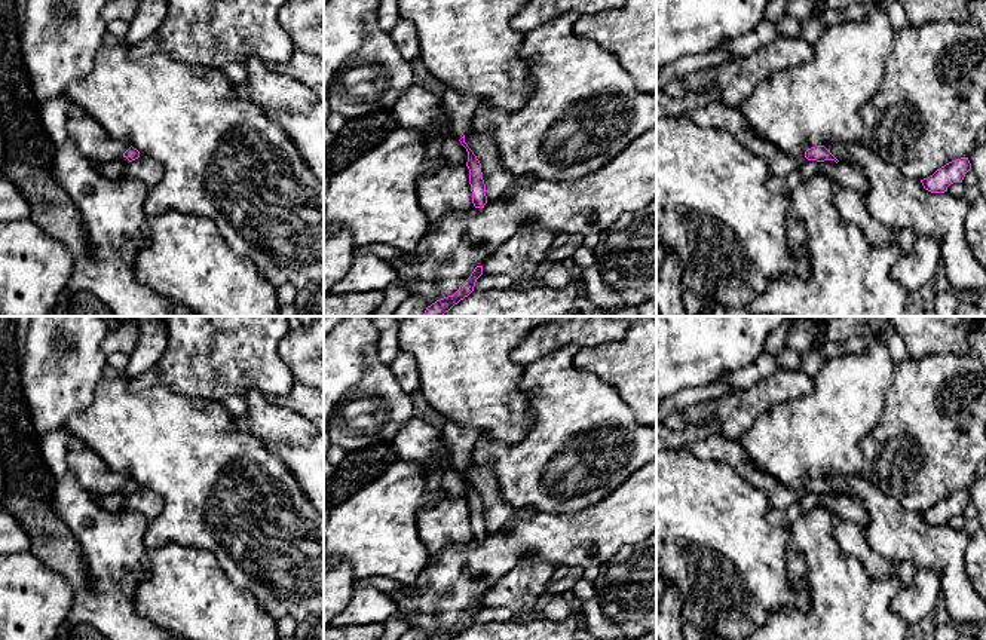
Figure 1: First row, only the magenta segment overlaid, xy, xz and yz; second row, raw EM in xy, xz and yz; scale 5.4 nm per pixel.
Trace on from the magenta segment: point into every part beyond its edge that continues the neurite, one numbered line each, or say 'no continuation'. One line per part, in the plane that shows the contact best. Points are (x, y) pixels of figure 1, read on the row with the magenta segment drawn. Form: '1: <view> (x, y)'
no continuation

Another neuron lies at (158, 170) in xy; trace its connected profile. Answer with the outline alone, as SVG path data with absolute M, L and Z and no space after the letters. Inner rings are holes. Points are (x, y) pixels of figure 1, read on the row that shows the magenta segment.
M140 156L138 159L126 163L120 180L140 178L150 190L159 184L165 172L165 166L156 160Z

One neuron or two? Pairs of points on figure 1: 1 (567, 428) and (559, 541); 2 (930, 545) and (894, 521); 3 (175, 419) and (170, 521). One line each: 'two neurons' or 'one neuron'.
1: two neurons
2: one neuron
3: one neuron

